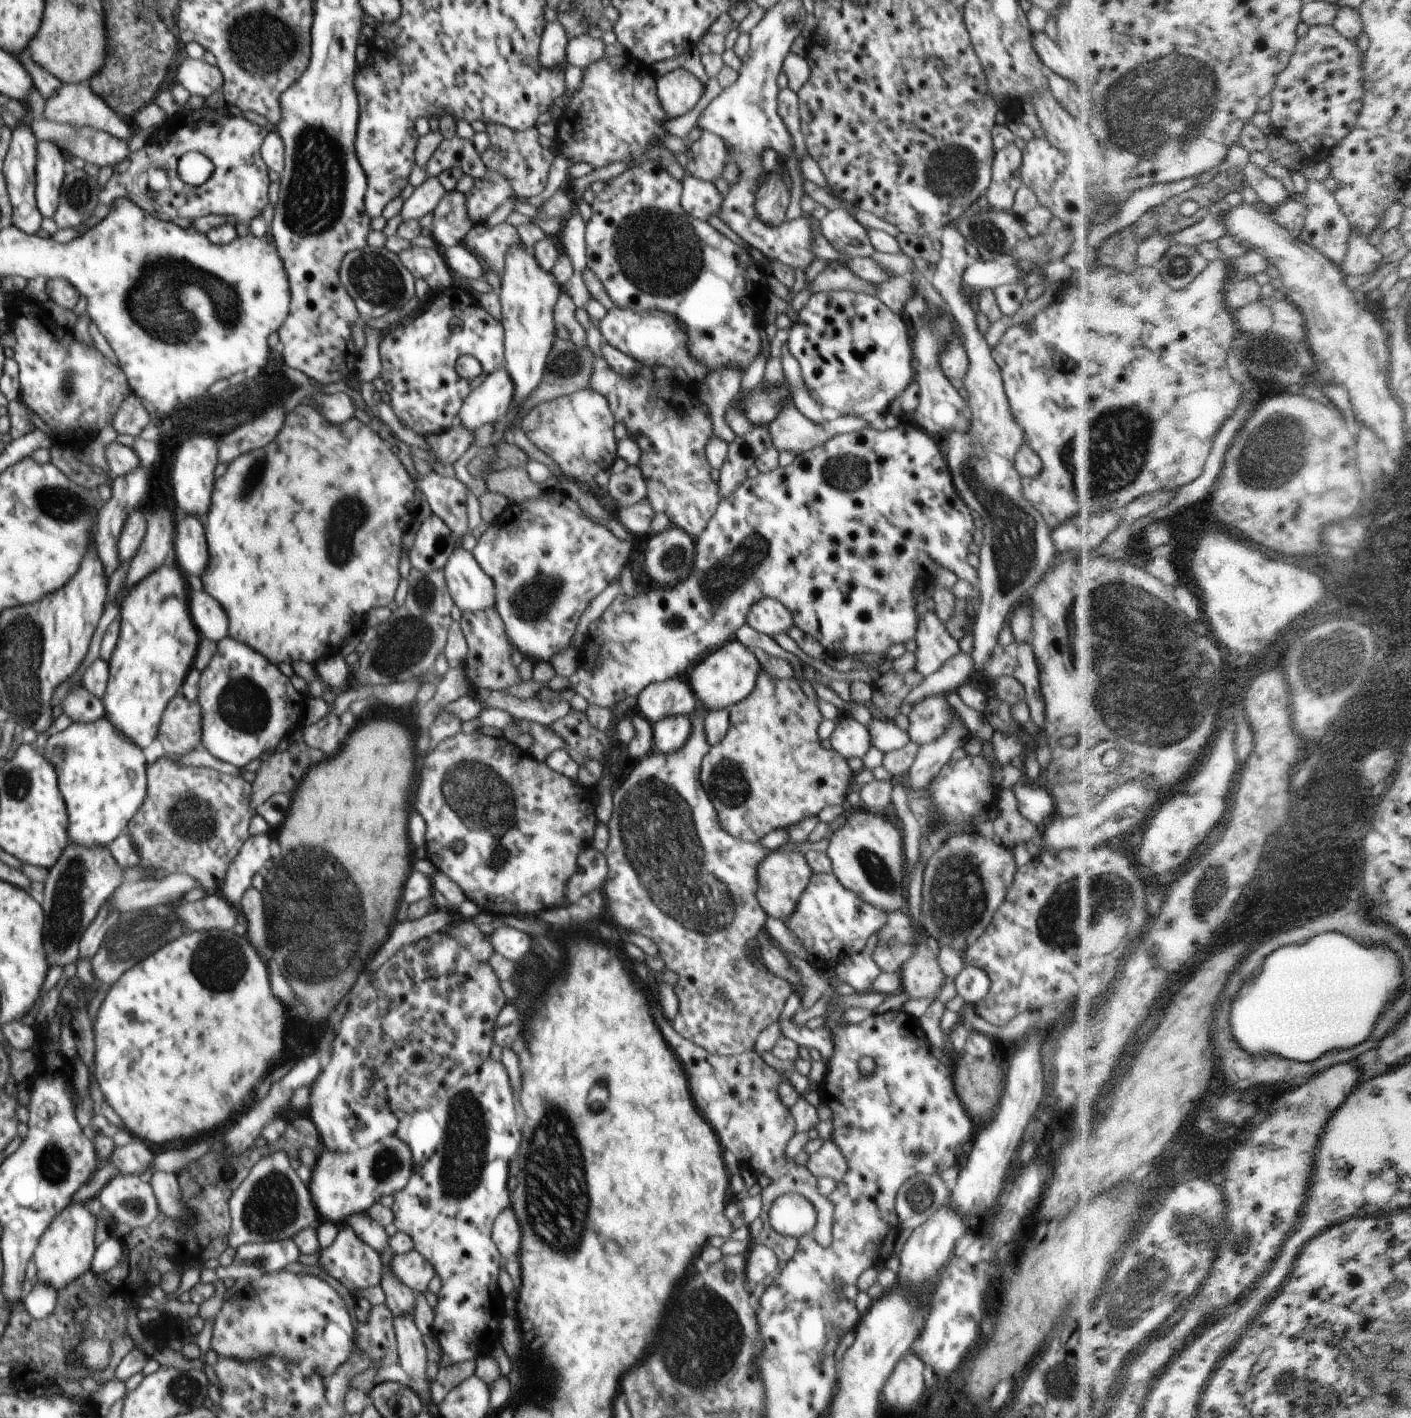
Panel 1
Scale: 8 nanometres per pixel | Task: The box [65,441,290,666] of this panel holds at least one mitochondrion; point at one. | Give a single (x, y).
(257, 471)

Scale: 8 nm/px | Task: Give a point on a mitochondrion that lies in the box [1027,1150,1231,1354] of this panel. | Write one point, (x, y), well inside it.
(1135, 1297)

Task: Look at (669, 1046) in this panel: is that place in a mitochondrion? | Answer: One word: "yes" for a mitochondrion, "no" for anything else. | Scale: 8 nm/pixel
no

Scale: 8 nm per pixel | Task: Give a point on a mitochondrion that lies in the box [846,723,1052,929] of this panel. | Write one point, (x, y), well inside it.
(876, 871)

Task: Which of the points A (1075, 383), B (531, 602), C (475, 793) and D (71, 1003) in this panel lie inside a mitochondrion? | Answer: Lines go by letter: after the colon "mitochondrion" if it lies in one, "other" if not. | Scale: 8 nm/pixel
A: other
B: mitochondrion
C: mitochondrion
D: other

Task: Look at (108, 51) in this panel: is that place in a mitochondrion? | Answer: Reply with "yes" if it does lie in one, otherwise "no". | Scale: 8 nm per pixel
no

